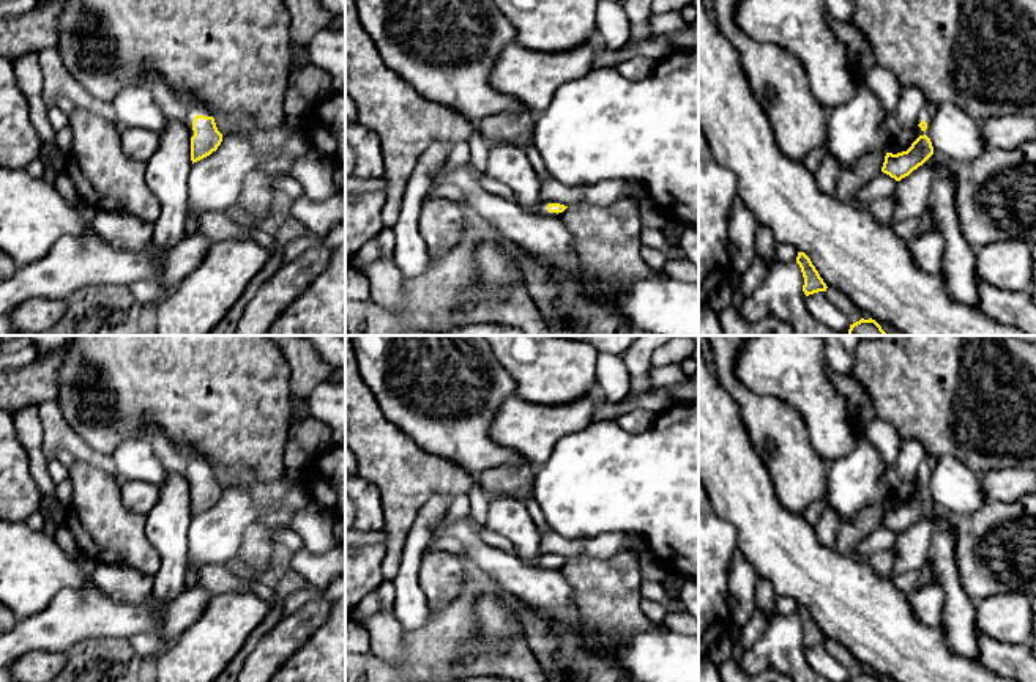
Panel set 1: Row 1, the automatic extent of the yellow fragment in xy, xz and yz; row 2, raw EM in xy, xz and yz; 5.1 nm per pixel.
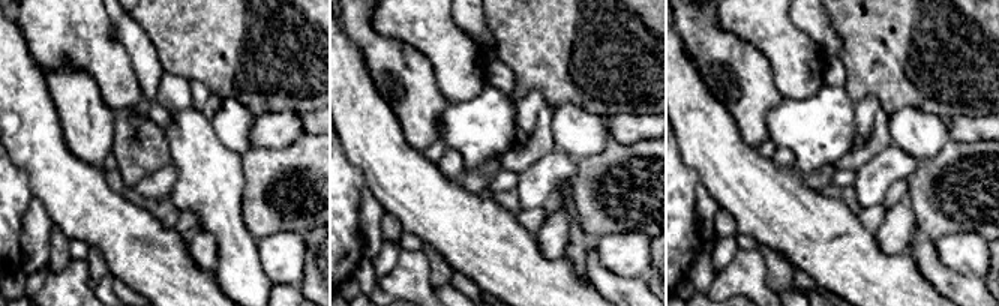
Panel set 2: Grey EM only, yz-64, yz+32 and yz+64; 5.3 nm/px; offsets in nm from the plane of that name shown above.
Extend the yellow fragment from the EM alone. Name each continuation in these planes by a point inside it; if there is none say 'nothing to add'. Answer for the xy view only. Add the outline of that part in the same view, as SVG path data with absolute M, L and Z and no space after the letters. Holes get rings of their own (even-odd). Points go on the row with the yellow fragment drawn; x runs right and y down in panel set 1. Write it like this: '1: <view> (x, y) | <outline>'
1: xy (174, 109) | M147 71L140 85L151 93L155 102L169 120L194 121L196 110L178 101L172 88L155 71Z

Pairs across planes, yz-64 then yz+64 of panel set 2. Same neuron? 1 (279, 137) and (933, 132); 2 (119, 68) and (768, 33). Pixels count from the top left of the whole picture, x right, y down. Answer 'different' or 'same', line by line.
1: different
2: same

